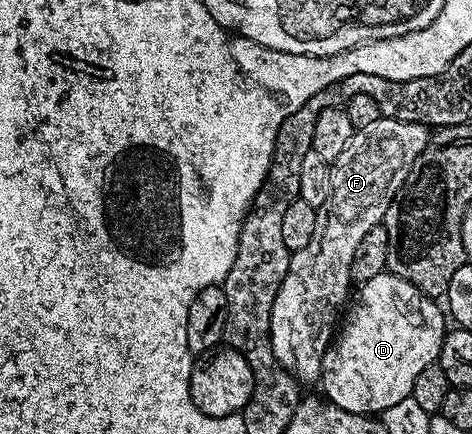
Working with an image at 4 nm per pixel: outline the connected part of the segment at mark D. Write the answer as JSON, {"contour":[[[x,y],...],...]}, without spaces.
{"contour":[[[388,272],[367,280],[360,290],[353,311],[344,315],[323,356],[319,386],[325,389],[324,397],[347,412],[380,416],[391,404],[410,397],[415,376],[436,363],[447,333],[447,314],[419,288]]]}

